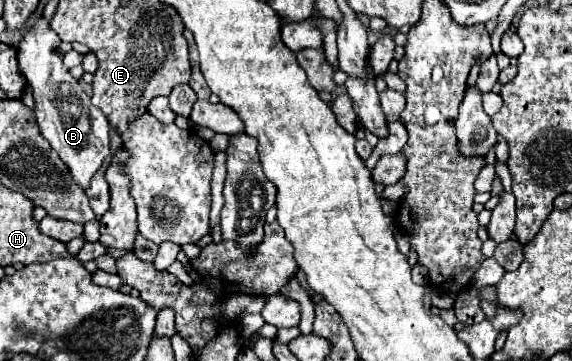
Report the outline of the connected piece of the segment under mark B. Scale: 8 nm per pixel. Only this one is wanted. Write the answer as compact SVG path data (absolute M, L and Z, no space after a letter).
M41 16L17 46L17 62L21 74L27 78L35 98L35 114L41 134L49 140L53 150L61 154L61 160L69 166L73 180L87 188L93 174L101 168L109 154L109 120L91 104L89 94L81 82L75 80L69 68L63 64L63 54L57 50L61 38L49 30L47 20Z

